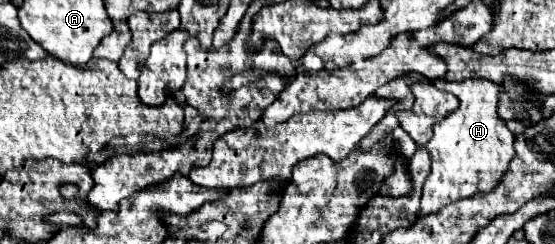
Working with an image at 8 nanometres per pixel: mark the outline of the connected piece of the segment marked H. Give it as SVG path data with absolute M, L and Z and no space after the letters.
M437 78L433 84L439 90L455 94L461 104L451 116L447 116L443 128L439 128L439 122L433 126L433 138L425 144L431 156L431 174L423 184L421 210L417 212L417 220L441 210L441 206L451 202L463 200L477 192L493 190L493 186L497 186L501 180L501 174L509 168L511 158L515 156L515 136L509 132L497 112L499 84L485 78L469 78L463 82Z

